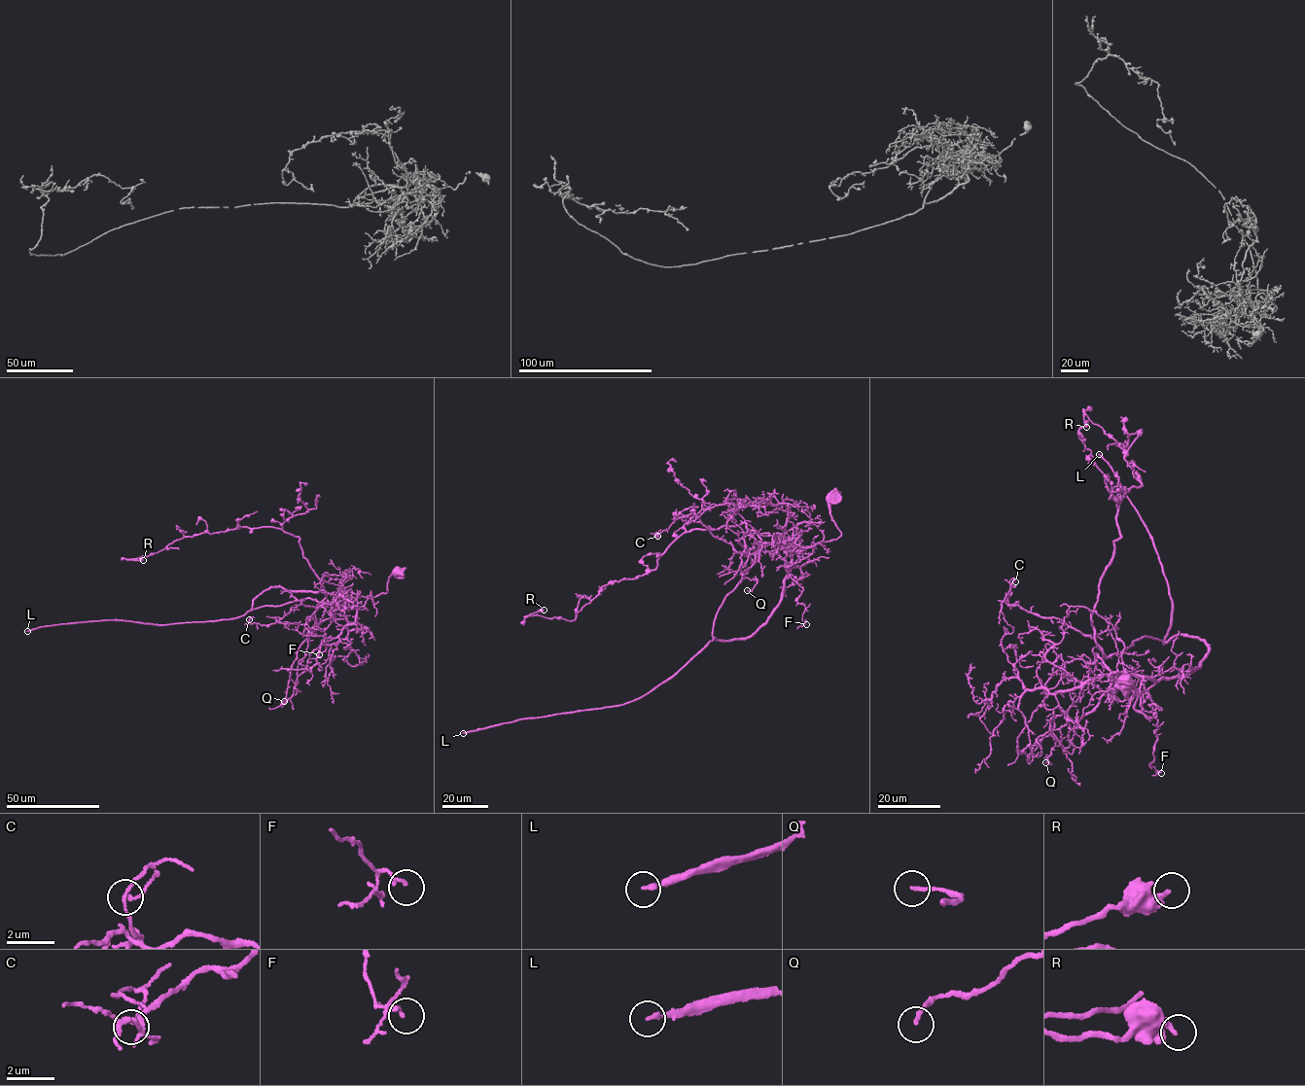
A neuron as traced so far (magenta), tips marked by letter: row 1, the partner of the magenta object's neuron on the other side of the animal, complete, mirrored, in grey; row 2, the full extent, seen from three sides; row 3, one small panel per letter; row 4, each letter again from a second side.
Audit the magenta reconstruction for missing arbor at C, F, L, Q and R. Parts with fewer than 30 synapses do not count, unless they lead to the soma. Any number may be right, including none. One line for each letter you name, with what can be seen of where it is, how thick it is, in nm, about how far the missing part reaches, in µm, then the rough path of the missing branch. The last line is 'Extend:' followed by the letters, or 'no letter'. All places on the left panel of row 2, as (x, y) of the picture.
L: place (27, 631); calibre 180 nm; missing 350 µm
Extend: L

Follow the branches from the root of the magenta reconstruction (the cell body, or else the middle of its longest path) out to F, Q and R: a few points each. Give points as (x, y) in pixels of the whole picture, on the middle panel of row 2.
F: (832, 498), (840, 536), (799, 548), (788, 573), (803, 588), (797, 601), (806, 609), (806, 624)
Q: (832, 498), (839, 537), (799, 548), (789, 573), (775, 550), (758, 550), (741, 572), (758, 580), (747, 590)
R: (832, 498), (836, 539), (799, 549), (745, 520), (695, 529), (574, 619), (529, 615), (544, 610)

